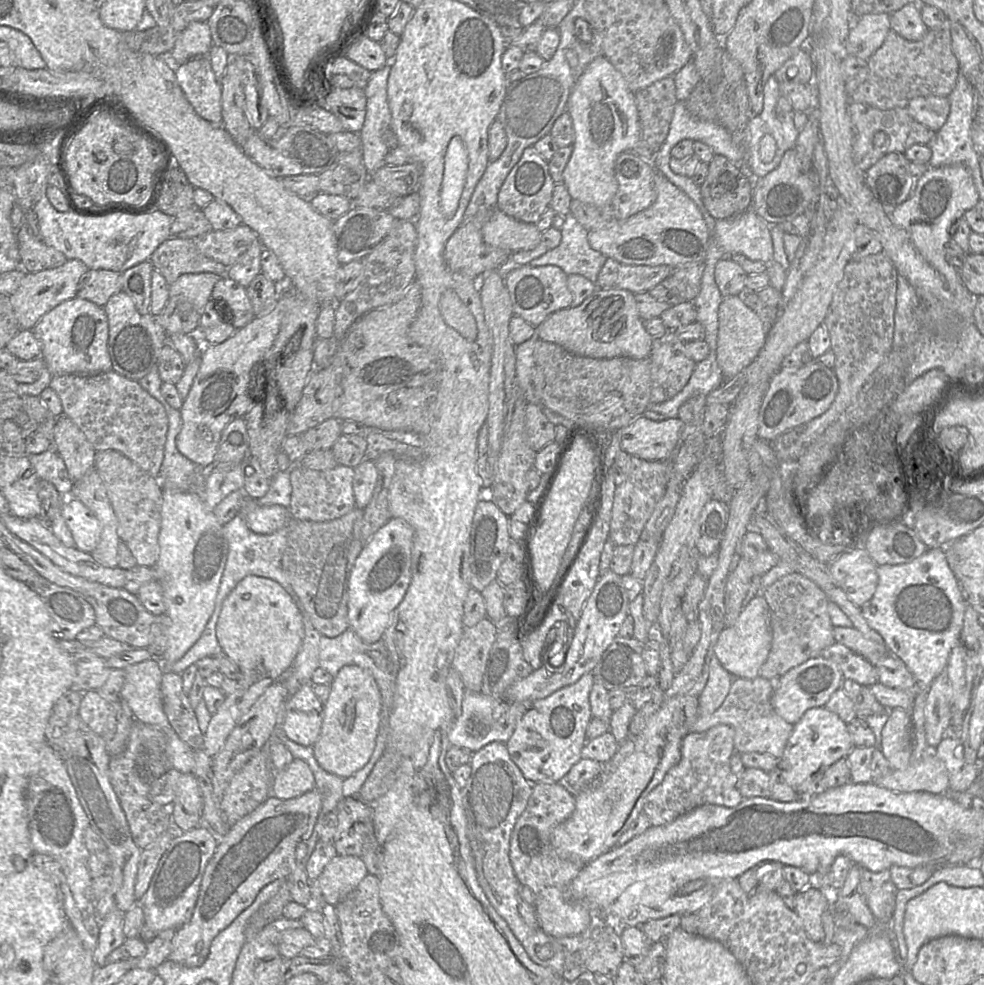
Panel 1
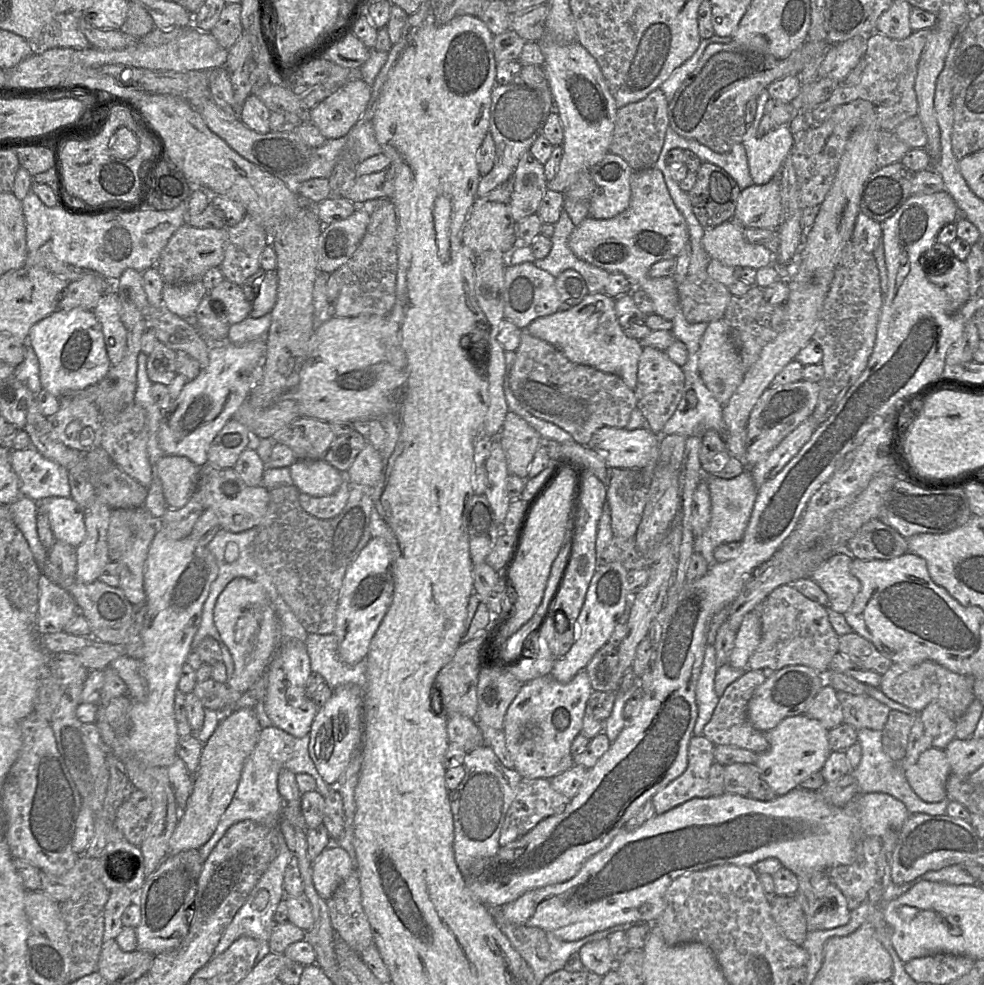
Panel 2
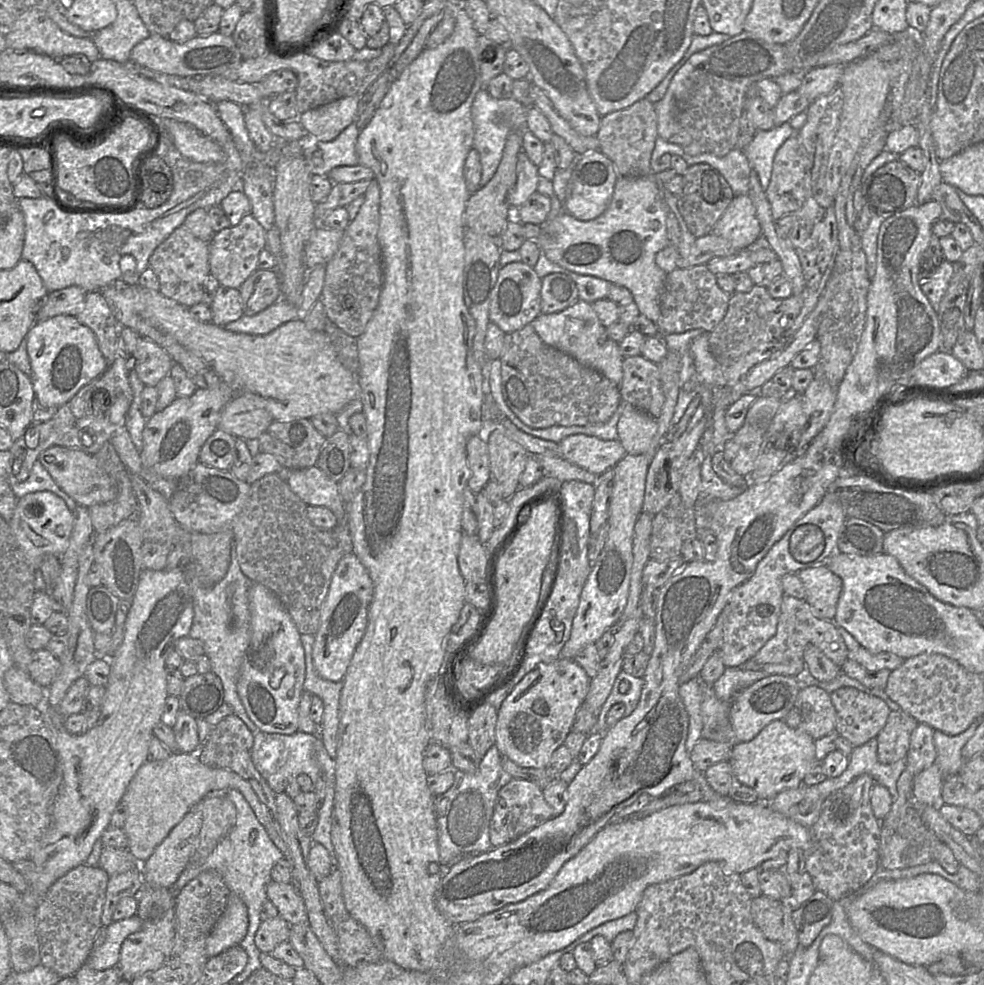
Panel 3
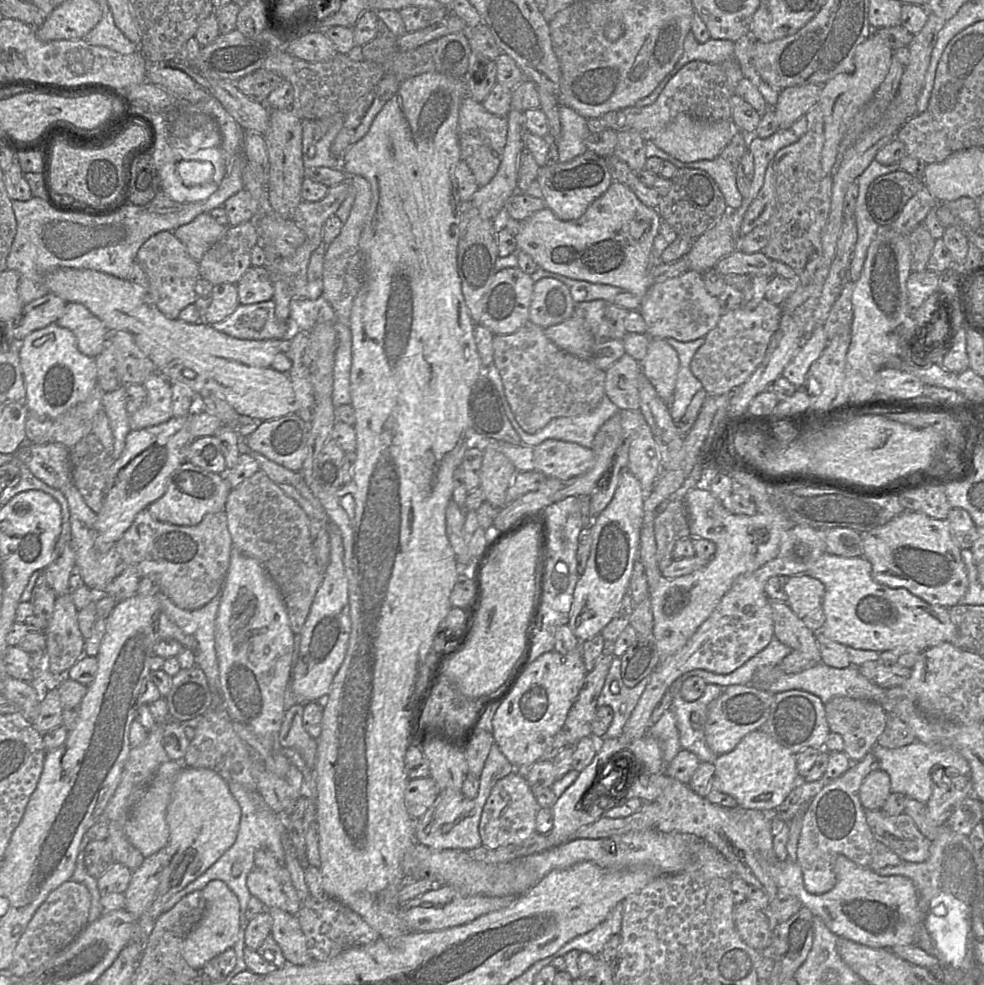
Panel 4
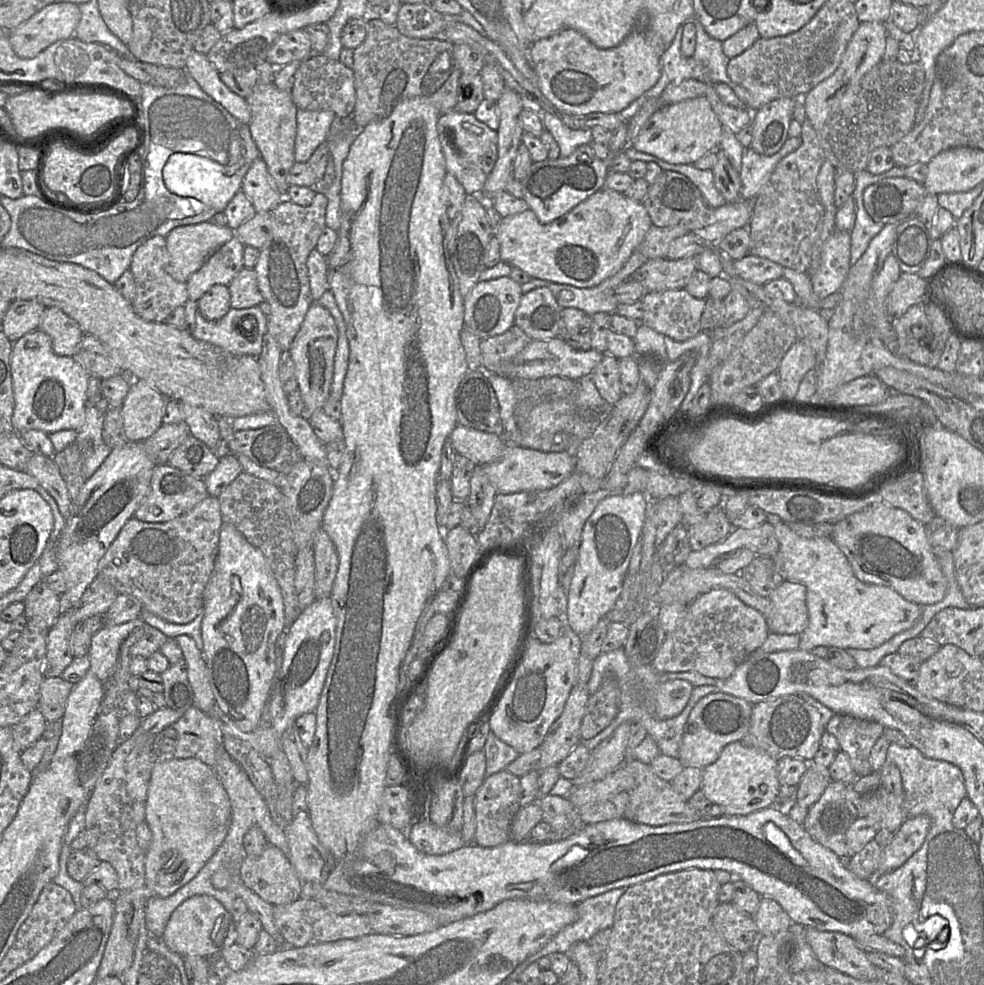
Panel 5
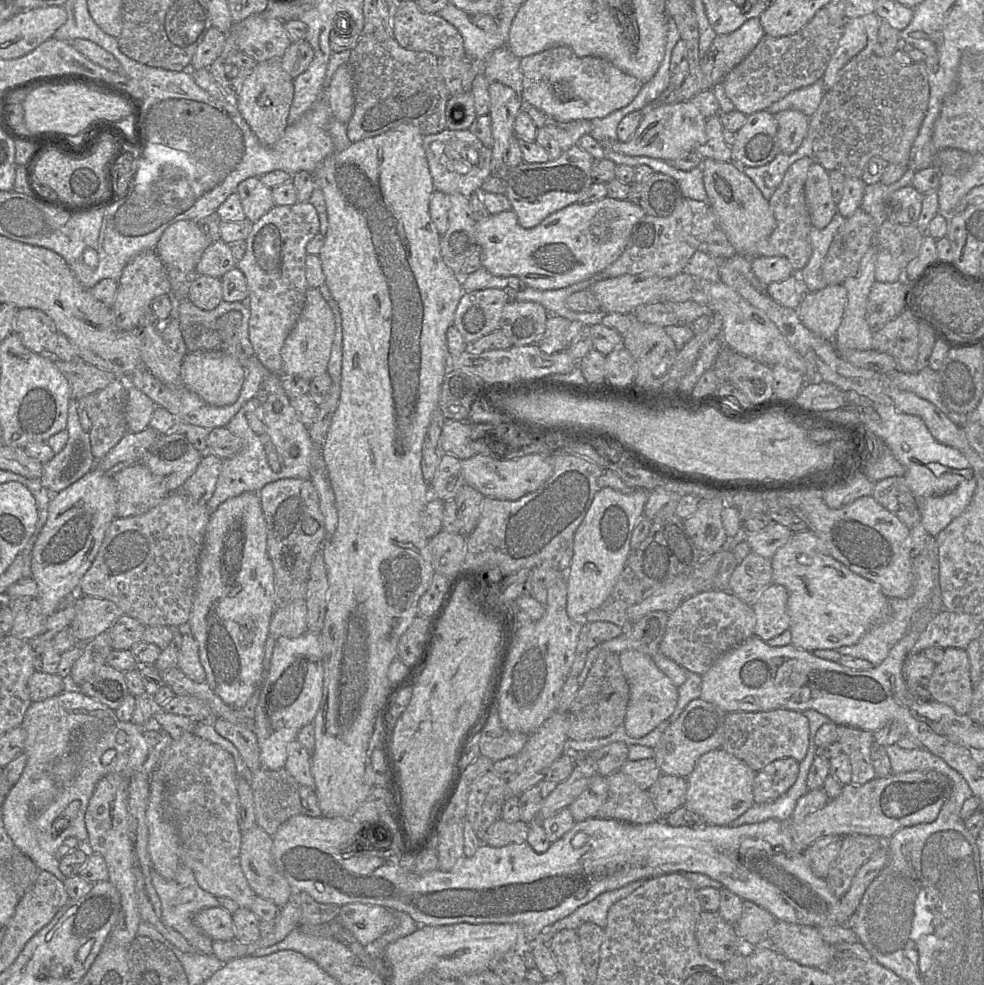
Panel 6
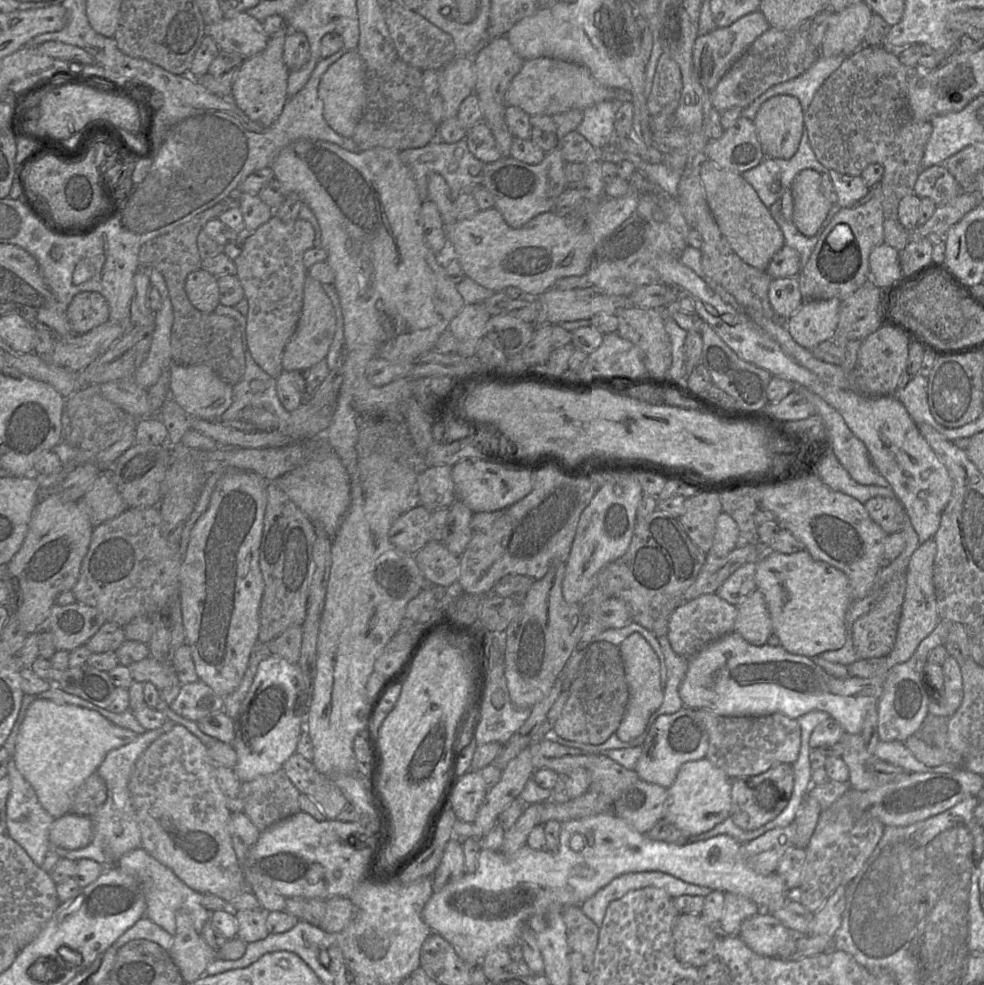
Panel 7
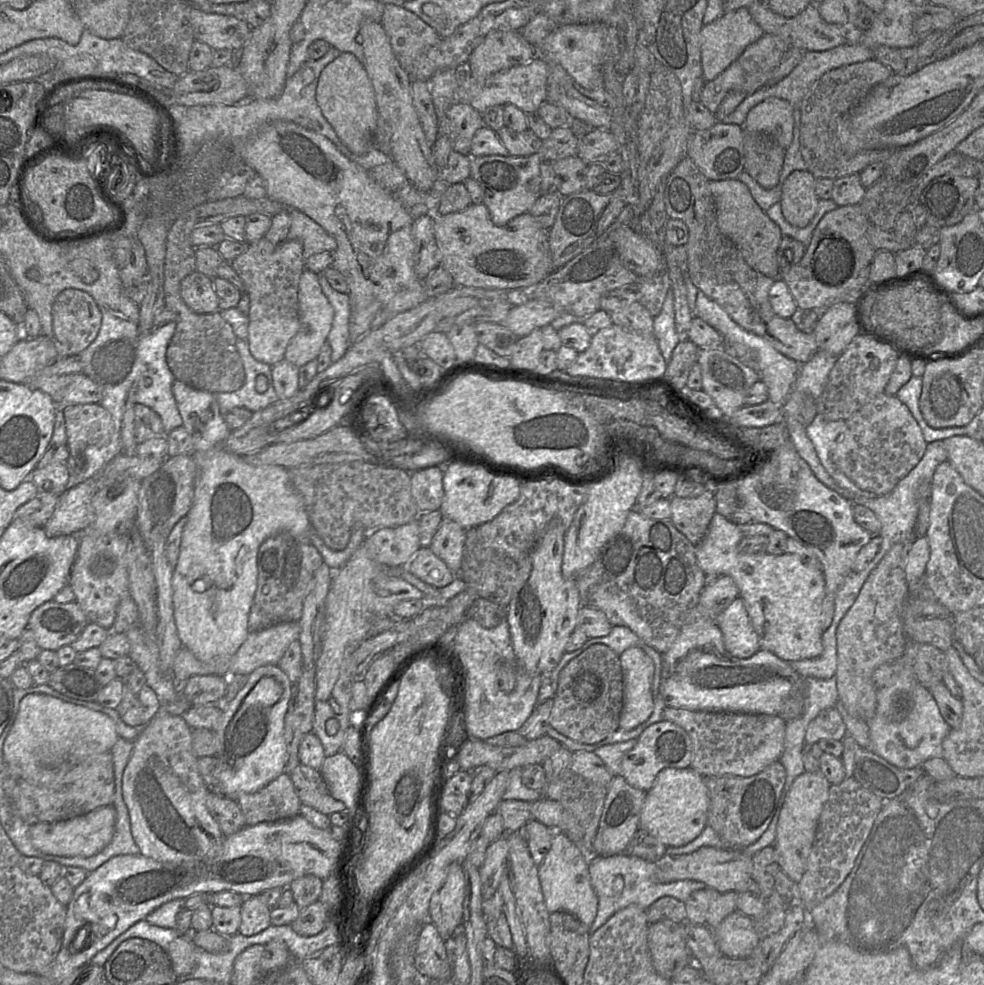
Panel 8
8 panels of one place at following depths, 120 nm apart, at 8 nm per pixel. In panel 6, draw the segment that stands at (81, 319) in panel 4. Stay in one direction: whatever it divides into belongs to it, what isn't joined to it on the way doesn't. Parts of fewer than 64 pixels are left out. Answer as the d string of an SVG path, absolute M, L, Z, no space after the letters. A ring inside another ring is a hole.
M37 308L19 309L13 333L20 337L25 347L42 355L53 353L60 334L54 321Z

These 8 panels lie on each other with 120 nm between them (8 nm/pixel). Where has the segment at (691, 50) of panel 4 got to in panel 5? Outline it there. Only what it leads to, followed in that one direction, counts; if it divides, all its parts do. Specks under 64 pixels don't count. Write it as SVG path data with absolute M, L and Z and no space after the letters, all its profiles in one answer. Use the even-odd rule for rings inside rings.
M683 25L677 29L673 41L661 56L660 78L653 87L619 112L623 120L628 121L634 116L648 99L659 97L668 85L678 84L690 78L702 81L708 85L713 84L704 68L693 57L685 57L681 53L682 33Z

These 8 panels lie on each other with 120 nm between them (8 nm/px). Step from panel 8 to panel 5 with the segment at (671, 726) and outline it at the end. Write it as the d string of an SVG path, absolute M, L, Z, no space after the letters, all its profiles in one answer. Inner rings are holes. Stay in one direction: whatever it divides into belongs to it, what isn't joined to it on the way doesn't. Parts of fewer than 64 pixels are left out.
M721 691L701 698L690 712L681 740L678 758L684 767L703 769L714 763L725 746L740 741L747 733L752 710L752 703Z

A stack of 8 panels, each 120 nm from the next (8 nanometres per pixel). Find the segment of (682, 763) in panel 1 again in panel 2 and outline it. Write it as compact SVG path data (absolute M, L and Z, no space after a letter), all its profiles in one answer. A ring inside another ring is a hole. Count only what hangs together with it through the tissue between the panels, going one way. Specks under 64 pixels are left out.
M704 735L691 737L688 747L687 768L679 777L651 798L655 814L665 813L694 798L718 796L713 794L713 784L711 785L711 780L709 780L710 769L716 763L714 759L714 747L715 745Z

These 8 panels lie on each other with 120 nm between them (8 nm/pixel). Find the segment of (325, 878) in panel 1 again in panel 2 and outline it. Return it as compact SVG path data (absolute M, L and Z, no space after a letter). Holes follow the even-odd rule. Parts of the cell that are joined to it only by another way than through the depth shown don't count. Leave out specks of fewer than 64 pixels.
M327 847L317 859L311 862L311 867L315 890L325 901L355 871L350 855L340 847Z

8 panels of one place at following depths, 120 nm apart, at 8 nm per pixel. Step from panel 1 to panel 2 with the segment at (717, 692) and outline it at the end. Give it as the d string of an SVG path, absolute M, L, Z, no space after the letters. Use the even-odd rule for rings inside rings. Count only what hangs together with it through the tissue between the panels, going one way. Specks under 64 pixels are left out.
M707 645L702 663L701 672L696 684L696 703L698 715L693 728L693 736L702 736L705 725L709 722L719 697L714 690L714 679L718 666L715 657L715 649L712 645Z

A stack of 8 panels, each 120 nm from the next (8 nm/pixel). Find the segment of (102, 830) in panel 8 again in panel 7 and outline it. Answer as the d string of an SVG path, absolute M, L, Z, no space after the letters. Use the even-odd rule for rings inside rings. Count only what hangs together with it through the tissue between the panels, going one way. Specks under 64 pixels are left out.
M67 813L55 818L49 830L49 841L68 850L87 846L93 837L90 817Z

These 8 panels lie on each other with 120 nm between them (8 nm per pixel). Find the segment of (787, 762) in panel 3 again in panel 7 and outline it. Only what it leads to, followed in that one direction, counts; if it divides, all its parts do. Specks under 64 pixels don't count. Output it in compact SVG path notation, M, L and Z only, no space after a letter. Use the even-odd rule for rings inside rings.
M707 758L681 765L674 783L667 788L665 815L687 837L711 830L730 817L732 811L732 779Z

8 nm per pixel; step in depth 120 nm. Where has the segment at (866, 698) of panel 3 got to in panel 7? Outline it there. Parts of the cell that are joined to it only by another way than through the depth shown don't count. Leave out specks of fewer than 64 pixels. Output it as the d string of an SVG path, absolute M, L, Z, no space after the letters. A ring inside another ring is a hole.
M845 732L840 742L842 758L849 768L850 787L867 791L888 784L907 773L903 768L892 765L867 751L861 734Z

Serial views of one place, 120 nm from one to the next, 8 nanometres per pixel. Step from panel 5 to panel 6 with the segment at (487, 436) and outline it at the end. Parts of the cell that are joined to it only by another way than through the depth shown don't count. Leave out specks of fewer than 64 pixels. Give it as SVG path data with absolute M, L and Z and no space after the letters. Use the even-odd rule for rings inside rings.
M445 419L440 437L440 449L460 460L471 458L475 451L471 447L473 425L468 421Z

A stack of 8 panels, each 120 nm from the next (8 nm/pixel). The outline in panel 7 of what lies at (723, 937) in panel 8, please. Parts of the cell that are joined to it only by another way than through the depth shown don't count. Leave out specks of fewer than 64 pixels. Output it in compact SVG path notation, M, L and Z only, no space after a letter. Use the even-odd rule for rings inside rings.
M761 911L743 921L738 937L759 955L783 958L790 957L794 953L798 935L769 912Z

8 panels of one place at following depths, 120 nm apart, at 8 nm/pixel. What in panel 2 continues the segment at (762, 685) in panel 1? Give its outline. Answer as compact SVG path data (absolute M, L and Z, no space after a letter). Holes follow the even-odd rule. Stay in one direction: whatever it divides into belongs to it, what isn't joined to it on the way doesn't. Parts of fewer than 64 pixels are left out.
M748 669L744 675L728 685L720 697L711 719L705 725L703 735L714 745L736 746L753 751L756 754L765 752L769 748L766 733L754 728L748 718L747 709L755 689L766 679L763 670Z

